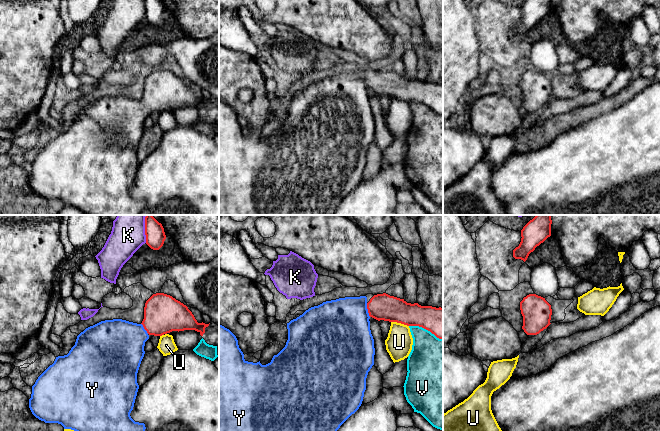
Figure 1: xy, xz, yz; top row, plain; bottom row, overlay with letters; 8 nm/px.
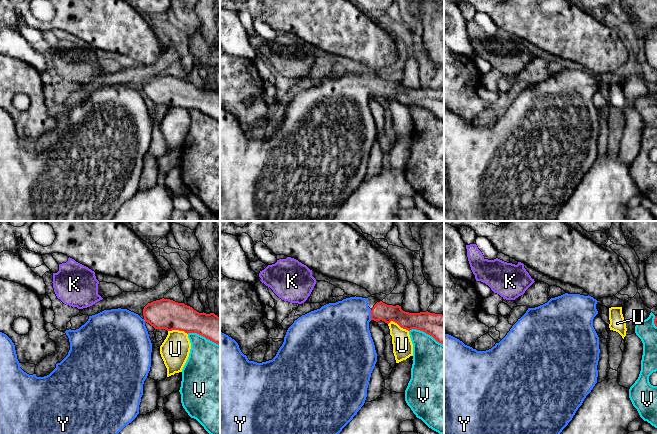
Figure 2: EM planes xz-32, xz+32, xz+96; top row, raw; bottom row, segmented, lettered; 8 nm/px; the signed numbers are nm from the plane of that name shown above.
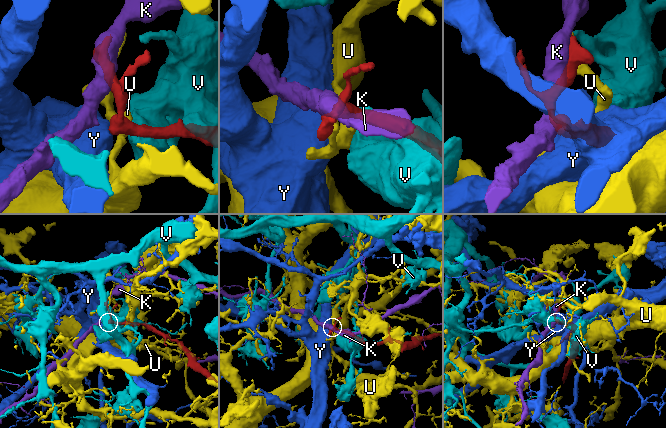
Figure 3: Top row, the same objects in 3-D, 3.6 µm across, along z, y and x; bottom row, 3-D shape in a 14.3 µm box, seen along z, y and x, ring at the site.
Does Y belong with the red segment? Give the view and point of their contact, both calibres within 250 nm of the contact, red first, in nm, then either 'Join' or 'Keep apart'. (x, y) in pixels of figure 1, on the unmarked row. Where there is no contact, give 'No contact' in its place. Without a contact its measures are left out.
Touches red at xz (368, 86). Thickness 200 nm (red) against 440 nm. Join

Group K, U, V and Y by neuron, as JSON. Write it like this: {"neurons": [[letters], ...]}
{"neurons": [["K"], ["U"], ["V"], ["Y"]]}

